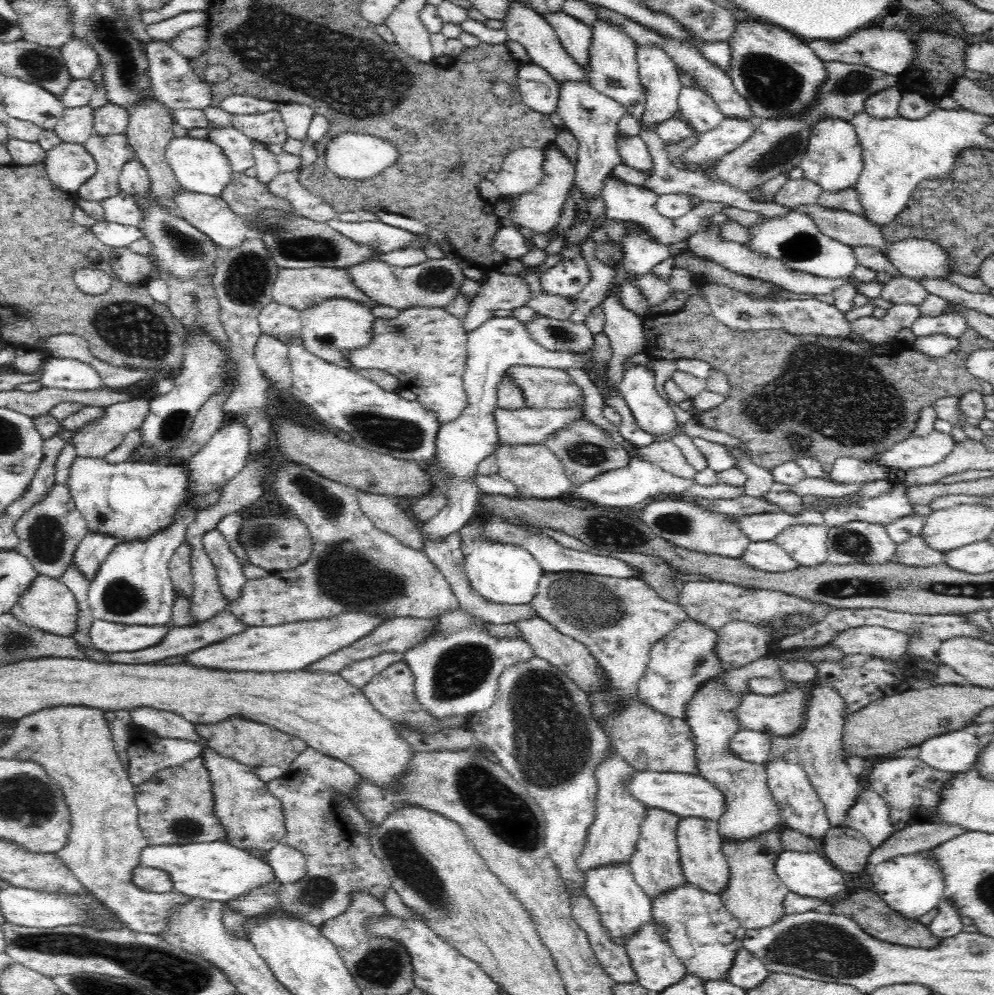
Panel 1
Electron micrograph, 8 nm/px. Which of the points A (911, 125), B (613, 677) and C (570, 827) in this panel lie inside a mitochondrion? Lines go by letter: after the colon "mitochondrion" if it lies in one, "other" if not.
A: other
B: other
C: other

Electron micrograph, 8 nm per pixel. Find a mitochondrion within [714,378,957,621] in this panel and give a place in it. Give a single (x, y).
(853, 543)

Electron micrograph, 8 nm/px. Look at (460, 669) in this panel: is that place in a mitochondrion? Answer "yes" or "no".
yes

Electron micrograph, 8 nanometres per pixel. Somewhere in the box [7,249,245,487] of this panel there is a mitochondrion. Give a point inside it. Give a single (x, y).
(131, 328)

